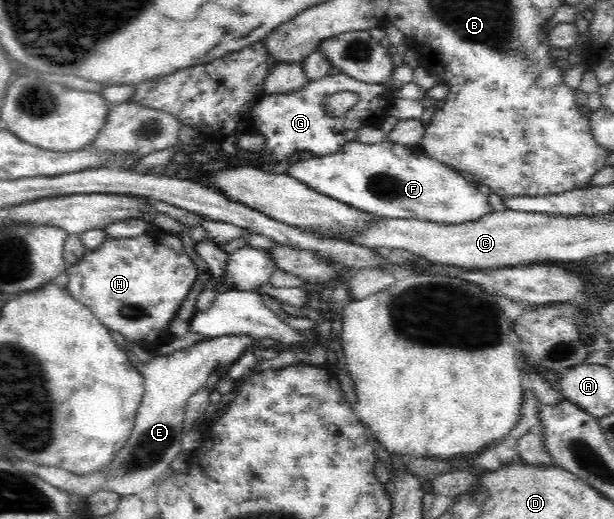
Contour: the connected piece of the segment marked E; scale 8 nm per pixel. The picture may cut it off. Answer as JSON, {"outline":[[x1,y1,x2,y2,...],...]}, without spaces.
{"outline":[[244,334,205,337,199,343,177,350,169,356,157,355,148,364,136,362,135,367,144,378,143,398,137,409,131,436,125,446,112,458,110,465,86,475,77,475,65,468,39,465,34,470,35,476,59,490,83,498,98,490,115,492,120,498,128,495,140,496,143,490,169,472,169,464,183,451,181,439,185,431,183,428,185,409,189,397,202,389,208,381,208,376,218,367,231,367,251,344,255,344,254,338]]}

